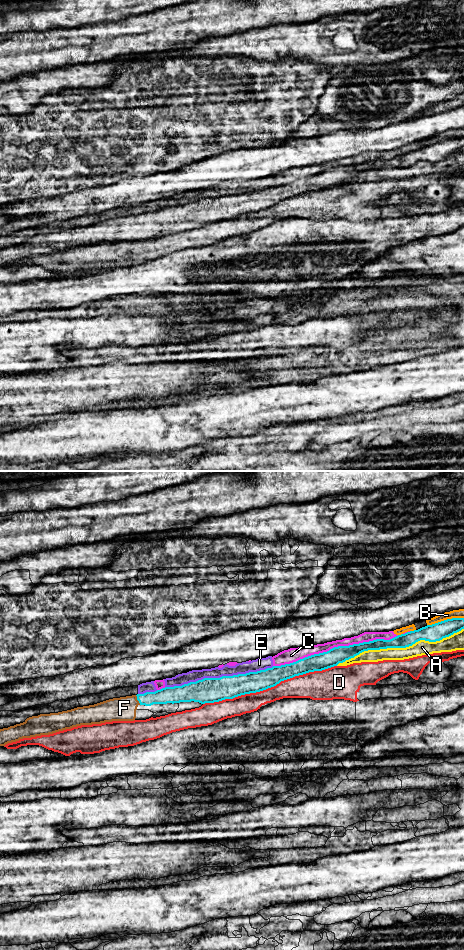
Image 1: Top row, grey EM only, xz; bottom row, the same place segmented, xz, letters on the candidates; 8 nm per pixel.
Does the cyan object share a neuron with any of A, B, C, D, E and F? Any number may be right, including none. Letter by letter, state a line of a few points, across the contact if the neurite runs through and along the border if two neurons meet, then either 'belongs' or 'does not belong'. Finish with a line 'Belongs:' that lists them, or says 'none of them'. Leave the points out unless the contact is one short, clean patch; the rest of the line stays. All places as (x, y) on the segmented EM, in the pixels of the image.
A: does not belong
B: does not belong
C: does not belong
D: does not belong
E: does not belong
F: xz (165, 695), (137, 699), (124, 708) | belongs
Belongs: F

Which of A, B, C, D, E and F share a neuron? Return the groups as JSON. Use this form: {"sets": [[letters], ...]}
{"sets": [["A"], ["B", "C", "E"], ["D"], ["F"]]}

